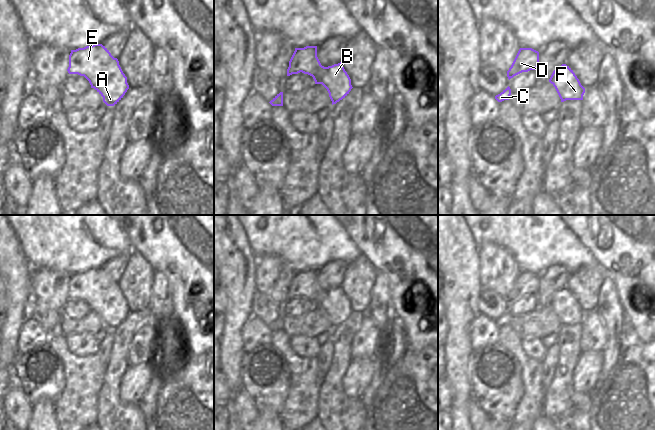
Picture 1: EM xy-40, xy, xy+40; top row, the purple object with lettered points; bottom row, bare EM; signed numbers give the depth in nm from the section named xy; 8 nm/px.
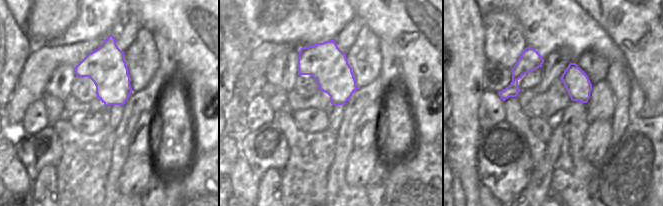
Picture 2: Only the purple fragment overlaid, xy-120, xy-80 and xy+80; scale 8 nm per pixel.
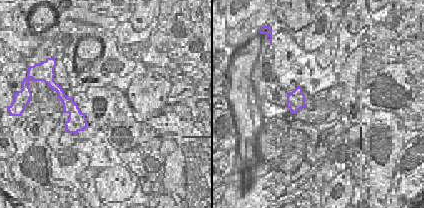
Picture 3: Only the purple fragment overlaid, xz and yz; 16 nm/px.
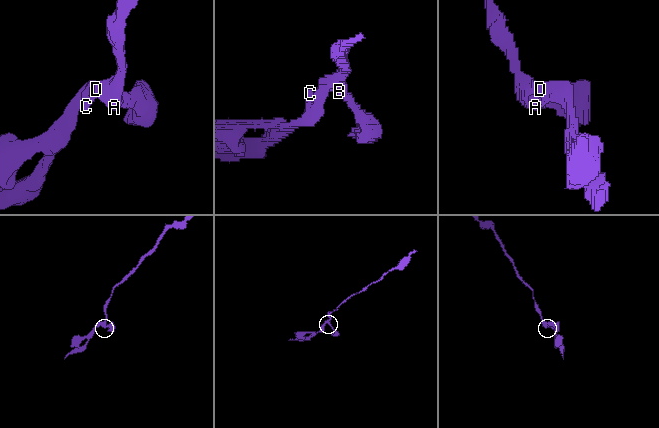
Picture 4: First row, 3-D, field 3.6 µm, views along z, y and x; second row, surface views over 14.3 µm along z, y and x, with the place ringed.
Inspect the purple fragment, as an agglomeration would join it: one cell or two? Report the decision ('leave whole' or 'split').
leave whole

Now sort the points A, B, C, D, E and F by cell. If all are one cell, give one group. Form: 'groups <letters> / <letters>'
groups A B C D E F

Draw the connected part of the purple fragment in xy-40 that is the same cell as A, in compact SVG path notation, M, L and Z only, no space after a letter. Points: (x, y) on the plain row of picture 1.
M102 268L71 274L67 295L69 298L84 300L89 305L91 312L94 312L103 321L103 326L107 330L117 328L129 313L127 301L122 295L118 283L114 282Z

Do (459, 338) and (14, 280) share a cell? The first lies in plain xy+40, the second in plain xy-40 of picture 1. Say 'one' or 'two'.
one

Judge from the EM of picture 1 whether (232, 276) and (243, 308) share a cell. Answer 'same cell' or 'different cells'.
same cell

